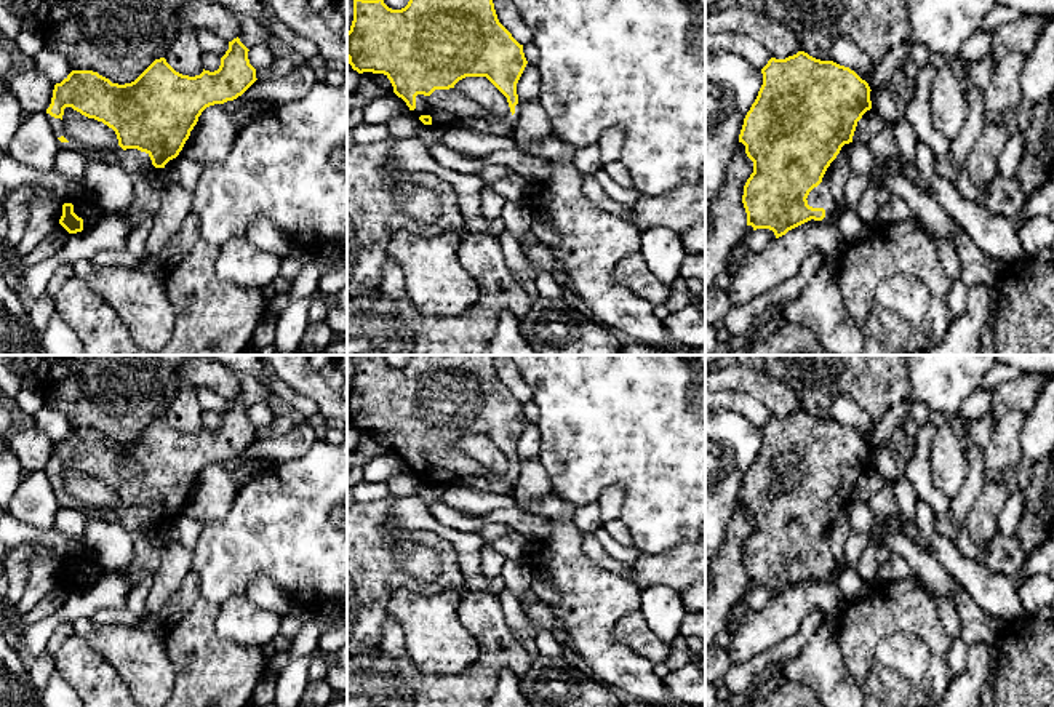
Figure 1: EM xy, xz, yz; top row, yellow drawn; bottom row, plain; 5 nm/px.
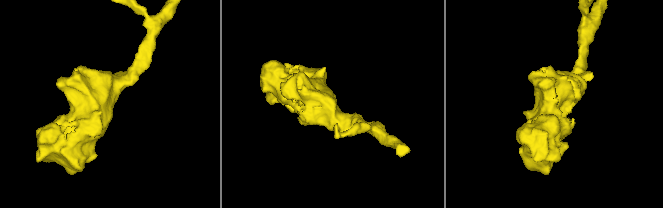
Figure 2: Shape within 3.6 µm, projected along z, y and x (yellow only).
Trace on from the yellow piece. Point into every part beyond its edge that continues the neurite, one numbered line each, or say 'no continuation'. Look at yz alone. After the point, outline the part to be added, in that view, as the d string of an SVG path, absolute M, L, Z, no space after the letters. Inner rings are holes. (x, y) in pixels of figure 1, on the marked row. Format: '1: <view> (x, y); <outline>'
1: yz (819, 197); M827 168L827 171L828 171L828 168ZM827 171L822 178L822 182L817 187L814 187L806 198L809 206L824 208L825 218L828 218L838 206L835 198L830 194L830 186L827 181Z

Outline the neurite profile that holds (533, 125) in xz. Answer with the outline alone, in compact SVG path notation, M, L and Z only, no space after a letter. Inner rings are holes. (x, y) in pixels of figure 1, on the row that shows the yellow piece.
M537 99L520 102L520 115L510 138L520 147L529 147L553 138L550 118Z

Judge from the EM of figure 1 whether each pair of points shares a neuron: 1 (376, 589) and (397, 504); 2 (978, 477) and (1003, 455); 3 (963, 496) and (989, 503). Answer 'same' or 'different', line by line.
1: different
2: different
3: different

